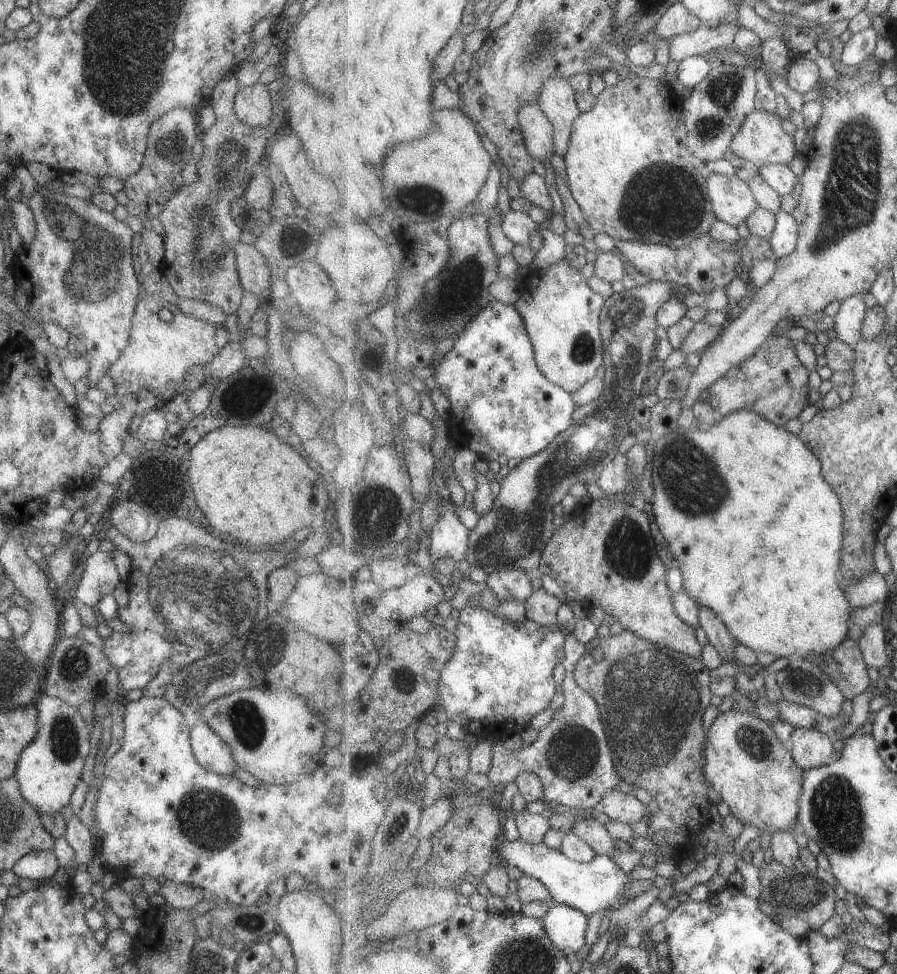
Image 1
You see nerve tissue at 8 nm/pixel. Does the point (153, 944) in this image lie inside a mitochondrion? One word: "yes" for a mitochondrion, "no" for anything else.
no

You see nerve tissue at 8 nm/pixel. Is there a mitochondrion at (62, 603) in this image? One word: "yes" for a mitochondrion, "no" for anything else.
no

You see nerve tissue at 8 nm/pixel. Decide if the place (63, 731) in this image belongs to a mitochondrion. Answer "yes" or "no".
yes

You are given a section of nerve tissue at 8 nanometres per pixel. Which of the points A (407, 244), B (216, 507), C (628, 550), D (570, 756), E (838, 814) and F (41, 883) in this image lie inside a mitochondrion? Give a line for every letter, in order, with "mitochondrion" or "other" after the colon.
A: other
B: other
C: mitochondrion
D: mitochondrion
E: mitochondrion
F: other

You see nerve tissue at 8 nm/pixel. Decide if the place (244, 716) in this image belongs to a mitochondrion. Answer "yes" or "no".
yes

